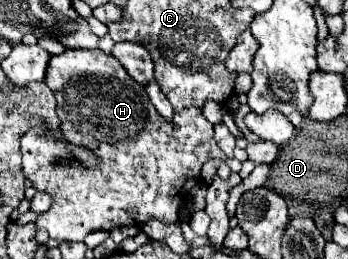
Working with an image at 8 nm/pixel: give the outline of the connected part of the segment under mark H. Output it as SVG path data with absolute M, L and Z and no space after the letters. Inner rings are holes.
M76 49L54 55L50 59L44 83L54 93L64 93L56 95L56 113L62 127L60 137L54 137L46 129L30 129L22 137L22 165L26 179L32 181L36 191L48 193L52 197L52 207L36 219L36 227L46 231L50 239L74 243L82 241L94 229L112 231L116 227L142 225L150 219L176 223L184 193L188 197L190 189L200 181L202 165L210 159L228 159L214 143L212 123L202 115L202 109L186 107L180 113L174 113L172 121L166 121L154 109L146 89L130 79L118 59L106 55L100 49ZM68 145L82 145L88 151L94 151L94 155L98 155L98 165L86 167L86 163L80 163L80 169L72 169L76 157Z

